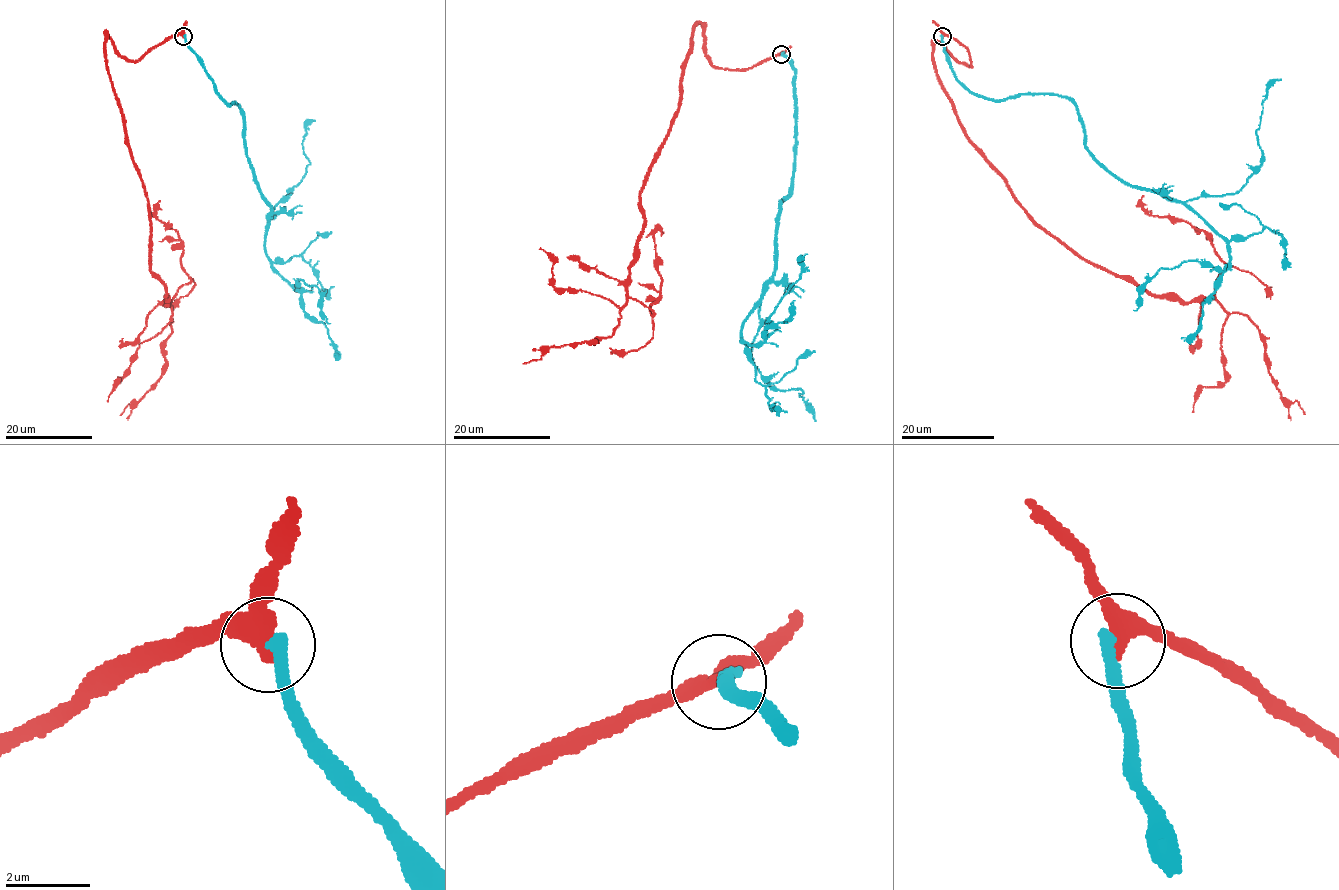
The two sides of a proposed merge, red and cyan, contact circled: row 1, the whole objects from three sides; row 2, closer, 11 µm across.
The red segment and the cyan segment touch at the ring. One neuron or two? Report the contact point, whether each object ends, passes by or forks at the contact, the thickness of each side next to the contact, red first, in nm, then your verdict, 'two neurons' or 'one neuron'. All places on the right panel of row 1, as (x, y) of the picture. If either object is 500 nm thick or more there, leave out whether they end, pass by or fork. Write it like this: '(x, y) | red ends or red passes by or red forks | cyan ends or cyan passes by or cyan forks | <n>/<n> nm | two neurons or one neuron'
(942, 36) | red passes by | cyan ends | 320/320 nm | two neurons

